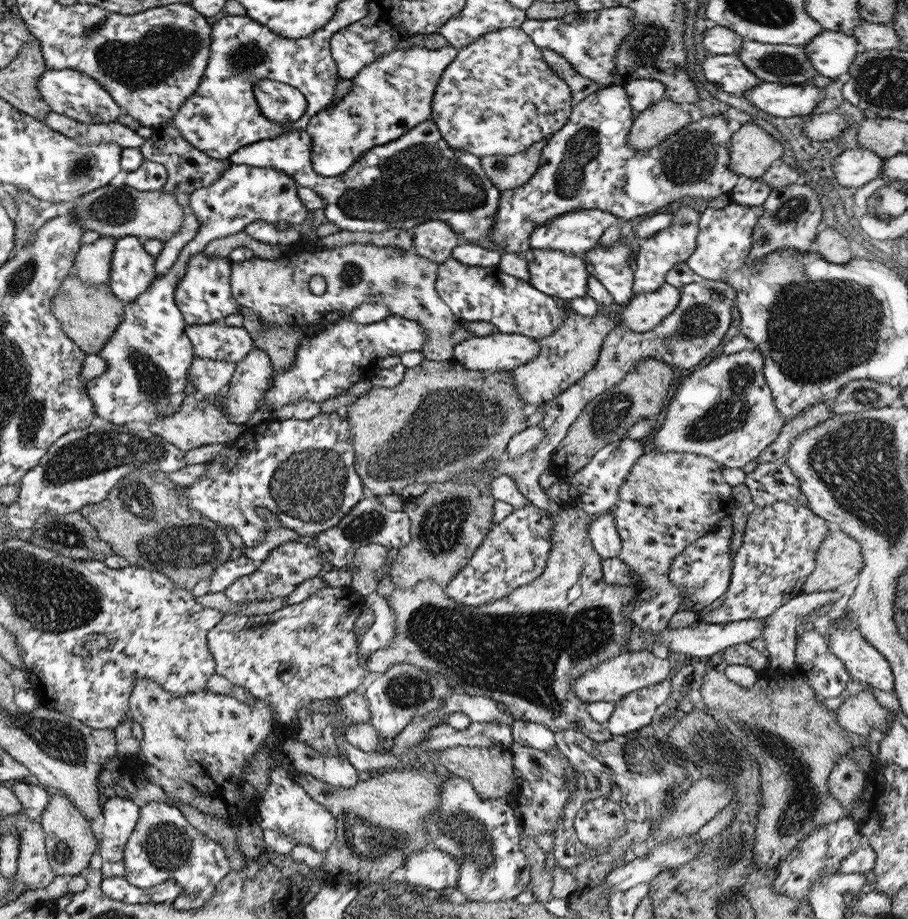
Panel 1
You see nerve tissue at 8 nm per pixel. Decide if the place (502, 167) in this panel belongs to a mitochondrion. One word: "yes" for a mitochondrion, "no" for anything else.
yes

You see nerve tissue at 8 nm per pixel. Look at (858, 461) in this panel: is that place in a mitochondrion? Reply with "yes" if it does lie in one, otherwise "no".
yes

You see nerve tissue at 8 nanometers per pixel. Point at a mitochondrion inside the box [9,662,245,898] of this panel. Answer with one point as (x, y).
(168, 847)

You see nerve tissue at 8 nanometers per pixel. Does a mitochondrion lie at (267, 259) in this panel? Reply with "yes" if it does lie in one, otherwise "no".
no

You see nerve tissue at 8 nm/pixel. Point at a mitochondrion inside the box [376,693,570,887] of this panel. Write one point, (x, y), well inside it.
(479, 846)

